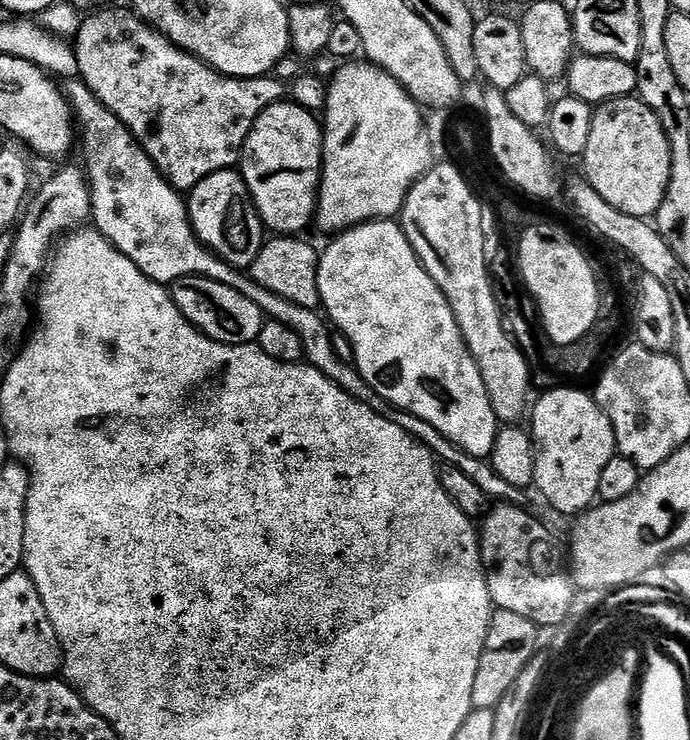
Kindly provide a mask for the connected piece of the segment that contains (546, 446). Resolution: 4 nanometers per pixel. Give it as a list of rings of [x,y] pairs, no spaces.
[[[556,388],[553,392],[546,393],[537,402],[536,409],[534,408],[535,404],[530,412],[530,431],[536,441],[535,491],[540,491],[548,499],[549,506],[564,516],[572,518],[581,512],[587,512],[598,497],[598,481],[602,478],[606,462],[610,462],[610,458],[617,455],[616,435],[610,418],[606,418],[606,414],[589,393],[587,396],[576,388]]]

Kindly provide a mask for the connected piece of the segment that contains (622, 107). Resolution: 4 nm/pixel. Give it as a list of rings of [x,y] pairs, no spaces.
[[[635,95],[607,100],[593,111],[590,142],[586,142],[582,163],[584,179],[614,206],[614,210],[652,218],[658,206],[662,206],[670,182],[670,142],[654,110]]]

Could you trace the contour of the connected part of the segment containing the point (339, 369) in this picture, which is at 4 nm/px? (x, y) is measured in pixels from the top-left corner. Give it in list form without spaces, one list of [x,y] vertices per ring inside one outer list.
[[[65,79],[62,91],[71,104],[74,120],[78,125],[78,136],[81,141],[84,139],[84,152],[88,155],[86,180],[92,193],[91,223],[118,251],[126,254],[126,258],[130,258],[130,262],[134,262],[134,266],[138,266],[138,270],[142,270],[146,278],[171,286],[187,276],[205,276],[238,290],[238,294],[246,294],[246,298],[250,298],[254,306],[264,311],[265,317],[290,326],[290,330],[294,330],[294,334],[302,338],[304,360],[326,378],[330,378],[330,382],[337,384],[343,392],[349,392],[355,400],[361,400],[363,404],[370,406],[370,410],[402,426],[406,434],[410,434],[419,444],[424,444],[432,451],[437,461],[453,464],[458,470],[462,470],[462,474],[471,478],[474,486],[478,486],[478,490],[482,490],[485,497],[492,499],[493,496],[493,501],[496,502],[519,501],[519,496],[522,496],[521,489],[498,478],[498,474],[485,457],[466,454],[457,444],[447,440],[438,430],[434,430],[430,422],[387,404],[365,382],[355,366],[342,362],[342,358],[338,358],[338,350],[334,350],[333,329],[317,309],[298,306],[294,302],[286,302],[286,298],[278,298],[278,294],[258,286],[258,282],[254,282],[251,275],[221,260],[208,245],[196,237],[196,231],[192,229],[192,220],[188,217],[185,197],[157,170],[156,163],[136,141],[132,131],[87,88],[83,80]]]

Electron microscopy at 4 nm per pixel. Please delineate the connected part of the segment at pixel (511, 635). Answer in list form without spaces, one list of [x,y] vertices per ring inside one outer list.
[[[496,608],[490,618],[490,630],[486,634],[486,646],[482,650],[482,662],[478,662],[478,674],[474,677],[473,708],[494,708],[499,706],[502,696],[514,685],[518,674],[536,656],[541,647],[541,629],[530,618],[513,614],[510,610]]]

